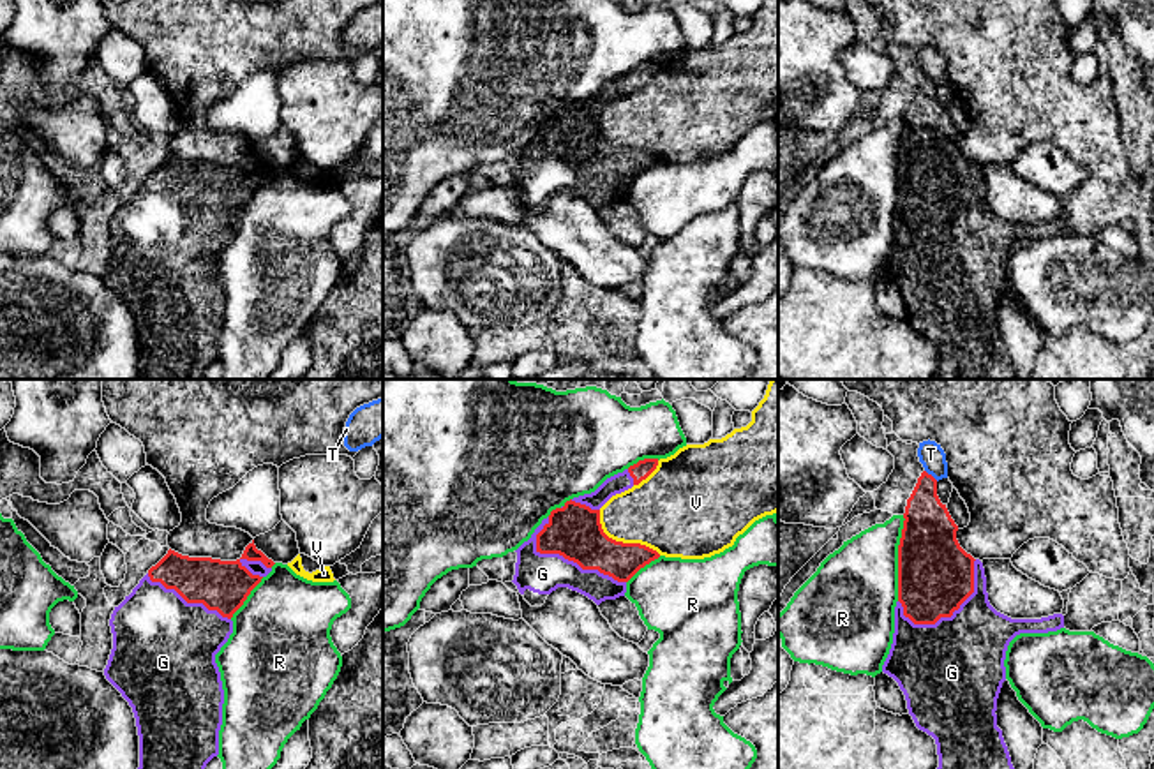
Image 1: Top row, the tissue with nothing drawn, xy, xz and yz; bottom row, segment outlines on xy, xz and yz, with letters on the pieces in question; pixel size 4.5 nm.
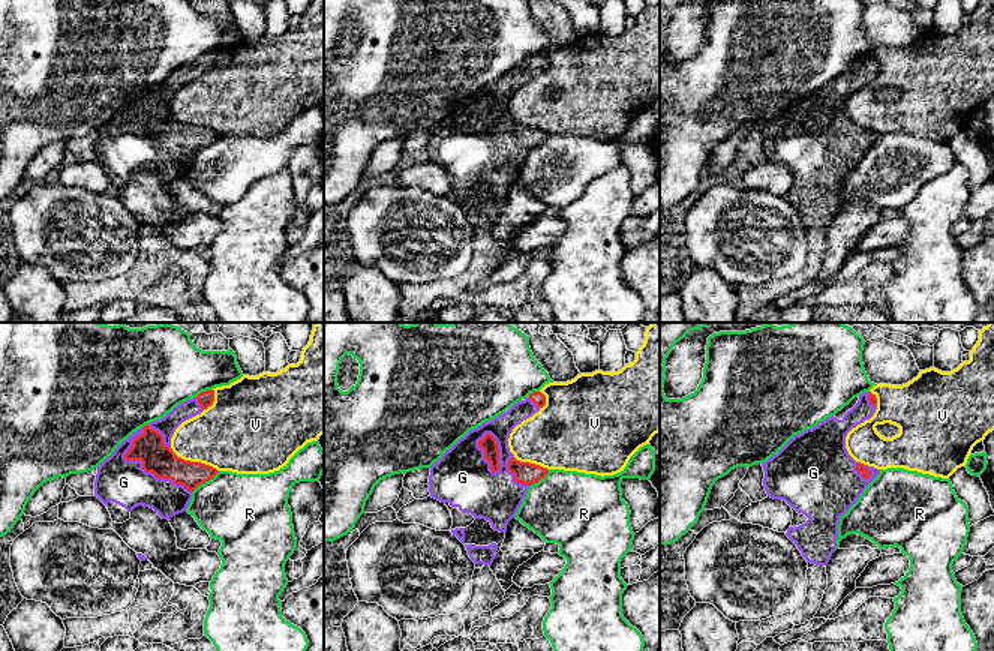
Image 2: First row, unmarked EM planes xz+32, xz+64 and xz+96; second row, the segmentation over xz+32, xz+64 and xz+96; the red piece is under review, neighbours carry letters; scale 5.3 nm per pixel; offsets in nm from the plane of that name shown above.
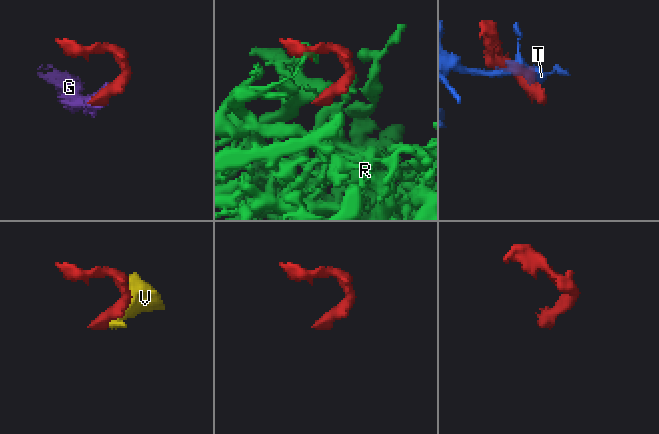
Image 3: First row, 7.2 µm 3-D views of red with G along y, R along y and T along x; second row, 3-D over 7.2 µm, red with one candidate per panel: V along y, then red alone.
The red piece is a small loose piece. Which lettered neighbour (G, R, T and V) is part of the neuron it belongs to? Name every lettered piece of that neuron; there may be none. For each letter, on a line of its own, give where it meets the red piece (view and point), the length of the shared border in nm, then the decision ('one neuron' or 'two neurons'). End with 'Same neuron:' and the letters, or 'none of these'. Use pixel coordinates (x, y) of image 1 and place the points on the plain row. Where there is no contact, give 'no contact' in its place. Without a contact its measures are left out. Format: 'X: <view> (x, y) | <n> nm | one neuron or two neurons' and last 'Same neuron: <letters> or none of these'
G: xz (574, 166) | 460 nm | one neuron
R: yz (899, 163) | 400 nm | two neurons
T: yz (930, 80) | 80 nm | two neurons
V: xz (621, 147) | 360 nm | two neurons
Same neuron: G

